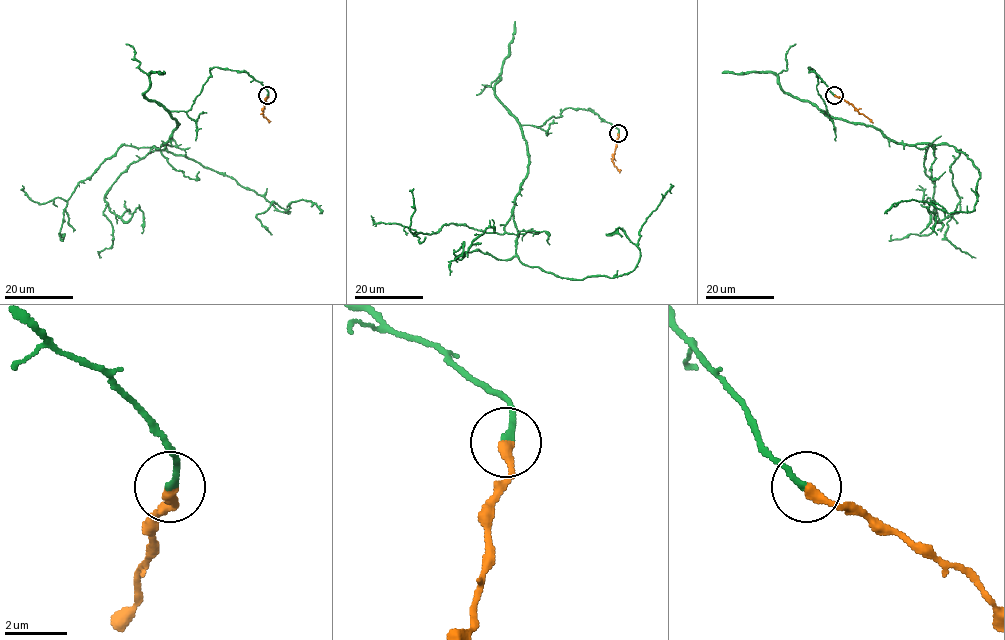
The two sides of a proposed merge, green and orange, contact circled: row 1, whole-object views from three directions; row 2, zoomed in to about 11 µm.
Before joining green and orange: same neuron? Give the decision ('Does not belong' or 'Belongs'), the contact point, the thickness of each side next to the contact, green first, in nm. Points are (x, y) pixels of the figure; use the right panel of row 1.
Belongs. Place: (834, 95). Thickness 190 nm (green) against 360 nm

